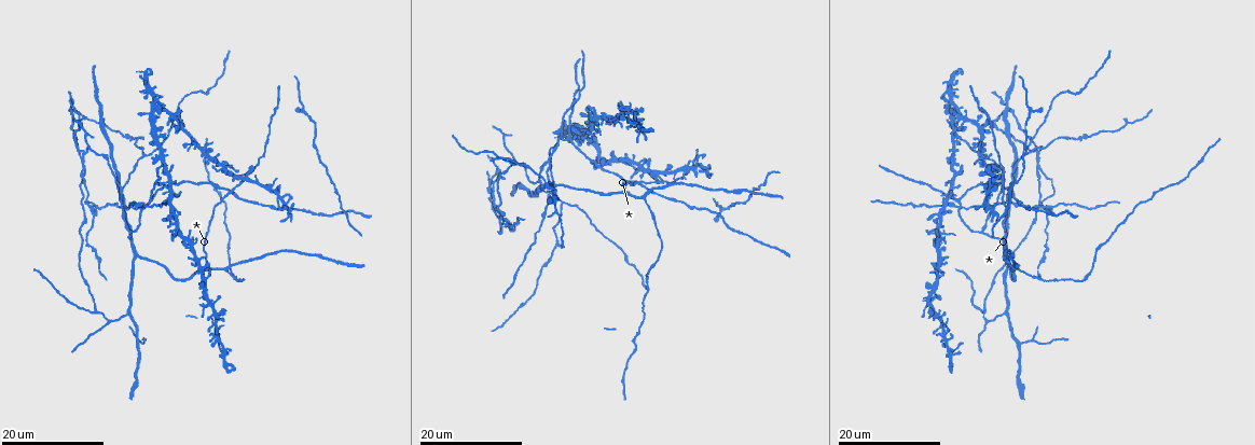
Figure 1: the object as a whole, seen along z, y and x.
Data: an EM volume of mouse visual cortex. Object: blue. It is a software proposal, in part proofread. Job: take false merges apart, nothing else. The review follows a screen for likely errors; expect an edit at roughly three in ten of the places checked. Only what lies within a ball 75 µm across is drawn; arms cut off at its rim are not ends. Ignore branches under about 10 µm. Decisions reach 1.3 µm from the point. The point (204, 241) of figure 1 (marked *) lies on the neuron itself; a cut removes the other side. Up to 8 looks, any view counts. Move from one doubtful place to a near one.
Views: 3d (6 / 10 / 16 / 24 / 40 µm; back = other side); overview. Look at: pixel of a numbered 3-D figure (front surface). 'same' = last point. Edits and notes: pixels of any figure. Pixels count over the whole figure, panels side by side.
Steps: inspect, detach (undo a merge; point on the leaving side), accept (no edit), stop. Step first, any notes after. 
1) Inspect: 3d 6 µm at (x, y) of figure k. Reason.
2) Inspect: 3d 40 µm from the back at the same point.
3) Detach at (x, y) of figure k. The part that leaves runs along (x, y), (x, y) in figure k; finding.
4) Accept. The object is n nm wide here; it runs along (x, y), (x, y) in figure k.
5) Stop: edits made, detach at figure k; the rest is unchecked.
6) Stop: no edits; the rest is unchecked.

Inspect: 3d 16 µm at (1003, 176) of figure 1. Four arms meet.

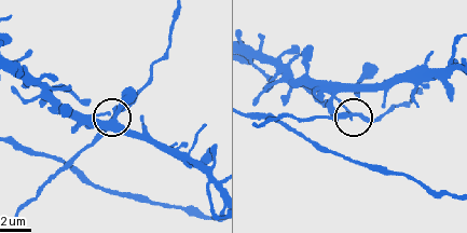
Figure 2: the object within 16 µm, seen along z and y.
Inspect: 3d 10 µm at (110, 114) of figure 2.

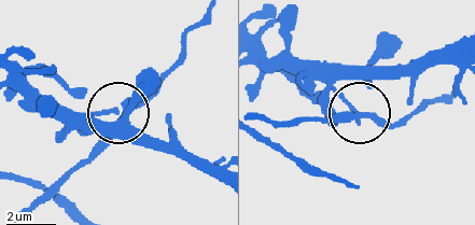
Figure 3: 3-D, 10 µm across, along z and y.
Accept. The object is 160 nm wide here; it runs along (26, 213), (119, 116), (166, 80) in figure 3; all the same neuron.

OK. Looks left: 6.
Inspect: 3d 16 µm at (561, 203) of figure 1. Three-way junction.

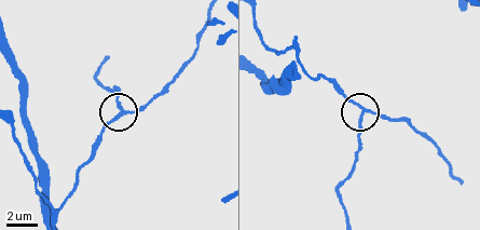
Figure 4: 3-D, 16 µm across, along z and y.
Inspect: 3d 10 µm at (127, 113) of figure 4.

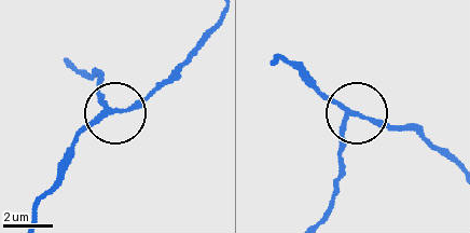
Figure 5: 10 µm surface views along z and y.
Accept. The side arm is 35 µm long; it runs along (272, 60), (281, 56), (319, 91), (350, 108), (337, 176) in figure 5; all the same neuron.

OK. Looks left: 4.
Inspect: 3d 24 µm at (82, 168) of figure 1. Side arm on a straight run.

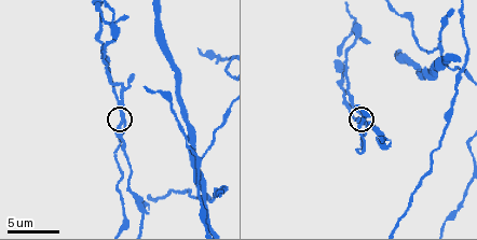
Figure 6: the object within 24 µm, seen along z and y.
Inspect: 3d 10 µm at (119, 120) of figure 6.

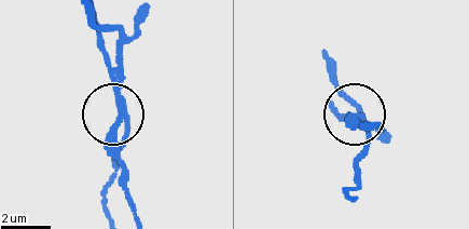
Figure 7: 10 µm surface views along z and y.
Detach at (115, 133) of figure 7. The part that leaves runs along (118, 99), (118, 147), (134, 215) in figure 7; a second neuron is stuck on.

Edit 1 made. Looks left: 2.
Inspect: overview. Redraw.

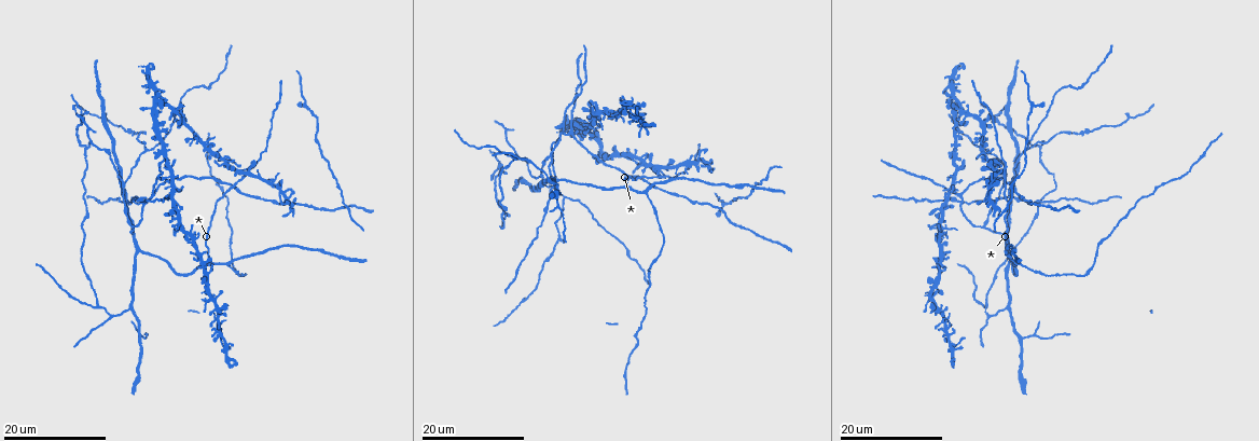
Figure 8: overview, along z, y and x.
Inspect: 3d 6 µm at (113, 28) of figure 6. Thick turns thin.

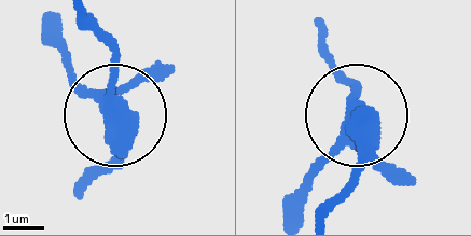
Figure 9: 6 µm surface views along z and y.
Accept. The object is 420 nm wide here; all the same neuron.

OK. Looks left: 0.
Stop: edits made, detach at figure 7; the rest is unchecked.

